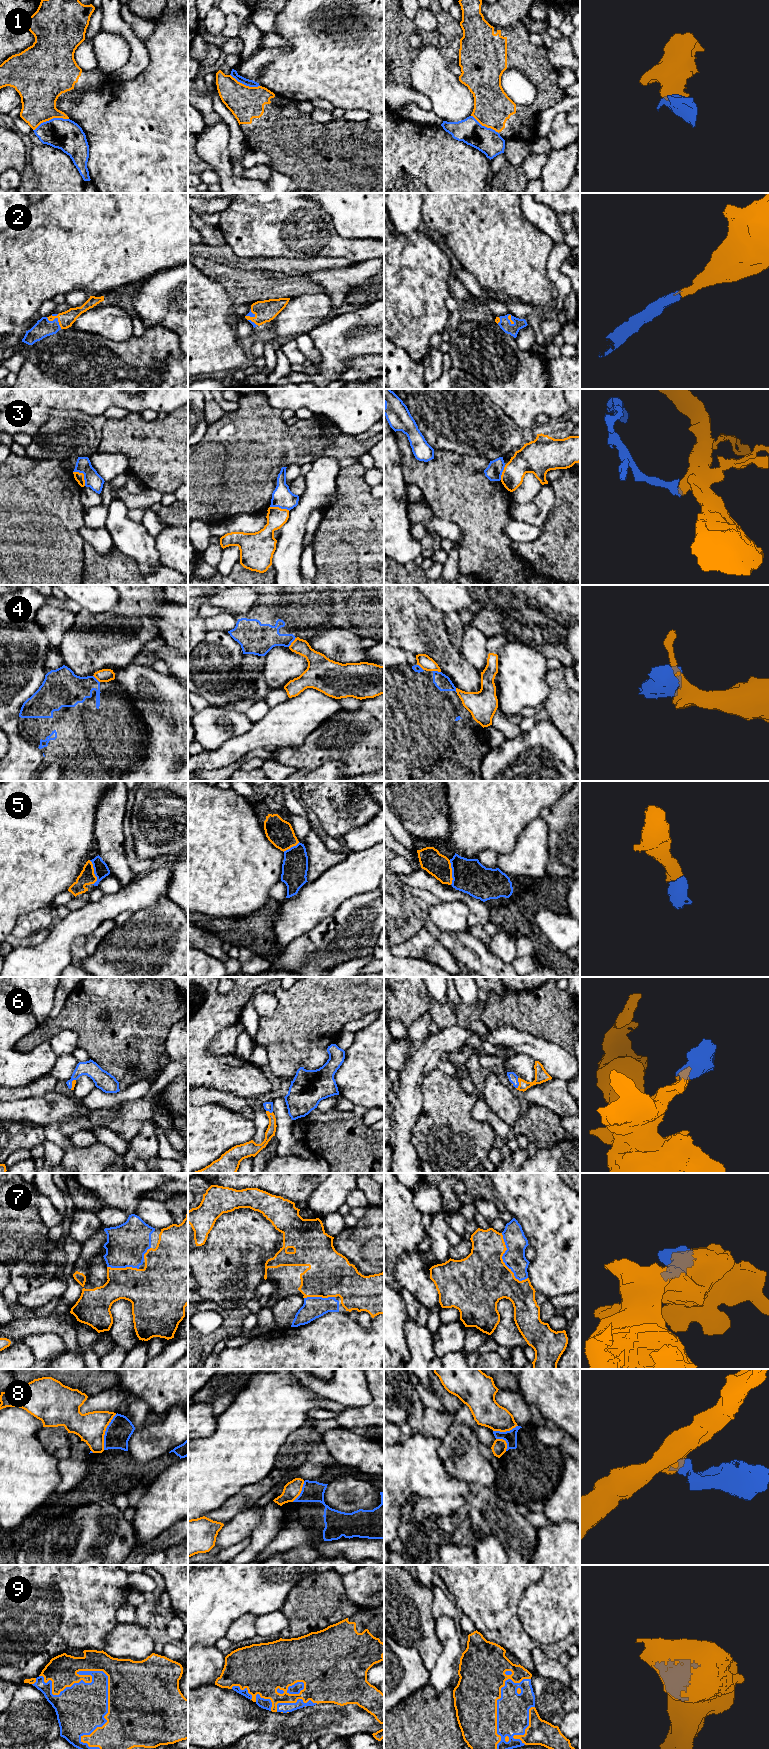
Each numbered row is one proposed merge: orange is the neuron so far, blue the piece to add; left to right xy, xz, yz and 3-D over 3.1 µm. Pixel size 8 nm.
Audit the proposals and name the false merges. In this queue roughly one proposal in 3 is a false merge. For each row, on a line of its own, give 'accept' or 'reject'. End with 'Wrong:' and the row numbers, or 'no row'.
1: reject
2: accept
3: reject
4: reject
5: accept
6: accept
7: accept
8: reject
9: accept
Wrong: 1, 3, 4, 8

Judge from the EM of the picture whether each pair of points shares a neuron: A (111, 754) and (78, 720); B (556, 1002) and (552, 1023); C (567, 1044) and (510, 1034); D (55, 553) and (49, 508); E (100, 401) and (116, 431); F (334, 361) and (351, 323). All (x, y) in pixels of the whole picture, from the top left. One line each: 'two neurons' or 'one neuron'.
A: one neuron
B: one neuron
C: two neurons
D: one neuron
E: two neurons
F: one neuron

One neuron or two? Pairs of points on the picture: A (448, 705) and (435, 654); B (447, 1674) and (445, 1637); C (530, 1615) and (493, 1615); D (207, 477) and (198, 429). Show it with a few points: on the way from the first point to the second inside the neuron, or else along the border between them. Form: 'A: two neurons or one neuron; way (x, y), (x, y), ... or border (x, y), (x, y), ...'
A: two neurons; border (441, 671), (456, 687)
B: one neuron; way (447, 1665), (447, 1646)
C: two neurons; border (523, 1592), (517, 1616), (529, 1636)
D: two neurons; border (209, 424), (206, 433), (198, 443)

